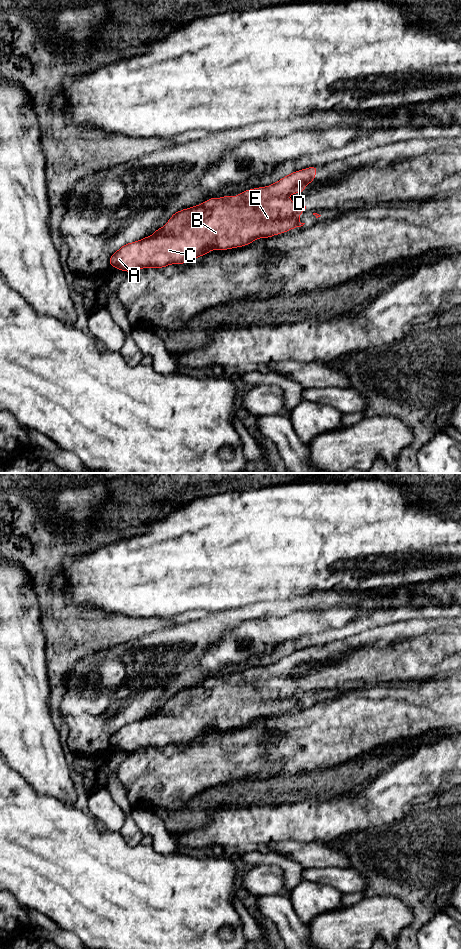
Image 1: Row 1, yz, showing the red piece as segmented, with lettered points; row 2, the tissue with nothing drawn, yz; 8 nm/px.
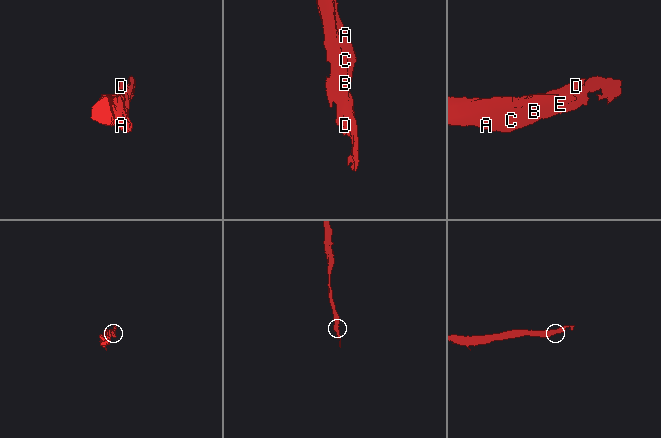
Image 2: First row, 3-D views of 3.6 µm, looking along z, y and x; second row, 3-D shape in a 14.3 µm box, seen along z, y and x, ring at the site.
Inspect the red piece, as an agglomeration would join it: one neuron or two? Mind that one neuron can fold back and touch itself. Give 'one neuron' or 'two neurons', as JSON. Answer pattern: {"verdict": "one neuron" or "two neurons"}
{"verdict": "one neuron"}

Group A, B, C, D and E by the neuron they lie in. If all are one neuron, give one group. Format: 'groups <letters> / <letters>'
groups A B C D E

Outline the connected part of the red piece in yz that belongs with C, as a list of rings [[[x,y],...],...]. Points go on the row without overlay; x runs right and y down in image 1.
[[[312,646],[295,651],[274,664],[266,667],[249,669],[238,676],[223,676],[221,678],[209,678],[206,682],[181,691],[175,692],[169,701],[155,713],[144,719],[127,723],[118,729],[110,738],[109,745],[125,752],[131,752],[142,748],[163,748],[170,744],[184,744],[209,733],[211,730],[227,730],[246,726],[260,718],[285,713],[293,708],[301,707],[305,703],[299,701],[299,696],[308,686],[301,682],[295,683],[288,676],[302,673],[307,664],[312,663],[316,657],[318,646]]]

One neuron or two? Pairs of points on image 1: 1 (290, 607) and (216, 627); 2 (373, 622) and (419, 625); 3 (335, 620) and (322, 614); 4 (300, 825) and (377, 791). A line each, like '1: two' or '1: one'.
1: one
2: two
3: one
4: one

